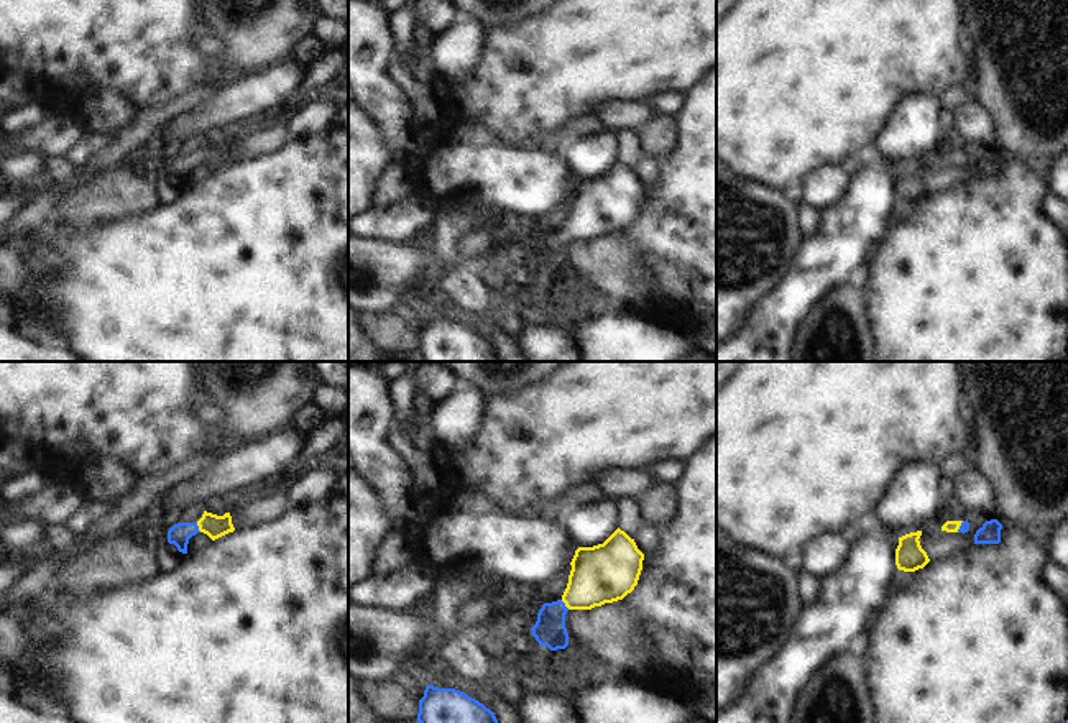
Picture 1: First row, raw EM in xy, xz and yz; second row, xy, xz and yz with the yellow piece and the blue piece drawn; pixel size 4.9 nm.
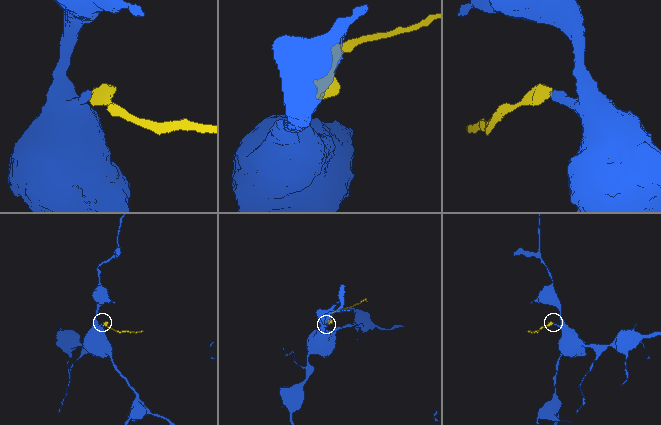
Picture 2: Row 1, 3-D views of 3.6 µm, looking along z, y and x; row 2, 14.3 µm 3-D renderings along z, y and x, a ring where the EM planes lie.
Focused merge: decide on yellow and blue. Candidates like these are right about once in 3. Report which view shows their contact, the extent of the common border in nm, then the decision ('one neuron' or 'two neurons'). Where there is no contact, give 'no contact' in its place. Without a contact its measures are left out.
xy | 50 nm | one neuron

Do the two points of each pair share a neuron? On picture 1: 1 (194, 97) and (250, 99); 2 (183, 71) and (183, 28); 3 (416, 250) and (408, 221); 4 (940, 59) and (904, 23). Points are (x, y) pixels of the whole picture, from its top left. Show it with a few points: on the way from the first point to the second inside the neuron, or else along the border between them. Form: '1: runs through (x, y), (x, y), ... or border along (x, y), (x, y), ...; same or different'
1: border along (219, 87), (204, 104), (178, 117); different
2: runs through (183, 61), (183, 38); same
3: border along (429, 227), (405, 240), (375, 242); different
4: runs through (932, 51), (912, 32); same

